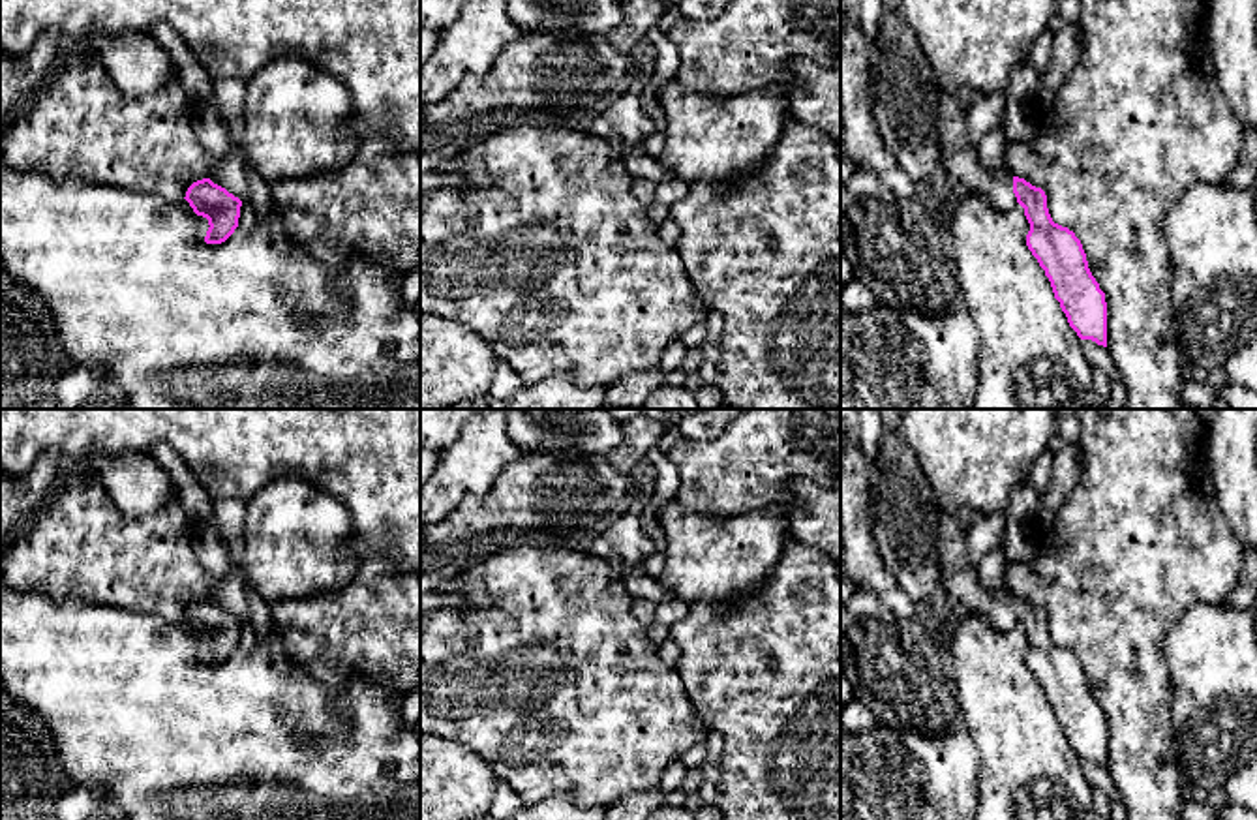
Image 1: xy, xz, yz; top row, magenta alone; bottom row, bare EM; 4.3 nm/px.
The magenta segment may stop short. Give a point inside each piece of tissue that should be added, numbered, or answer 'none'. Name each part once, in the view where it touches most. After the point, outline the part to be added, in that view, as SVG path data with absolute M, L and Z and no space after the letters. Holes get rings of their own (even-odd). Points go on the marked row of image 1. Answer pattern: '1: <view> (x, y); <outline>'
1: yz (959, 158); M942 90L931 92L931 101L936 111L942 167L953 186L985 197L996 210L1013 208L1017 205L1013 175L991 169L977 158L977 148L966 137L966 107Z

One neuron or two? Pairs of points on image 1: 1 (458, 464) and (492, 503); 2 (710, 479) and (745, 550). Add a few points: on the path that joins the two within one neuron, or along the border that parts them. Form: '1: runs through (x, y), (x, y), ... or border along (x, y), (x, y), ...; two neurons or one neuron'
1: border along (514, 460), (484, 494), (469, 494), (451, 515); two neurons
2: border along (770, 503), (738, 513), (683, 507); two neurons

